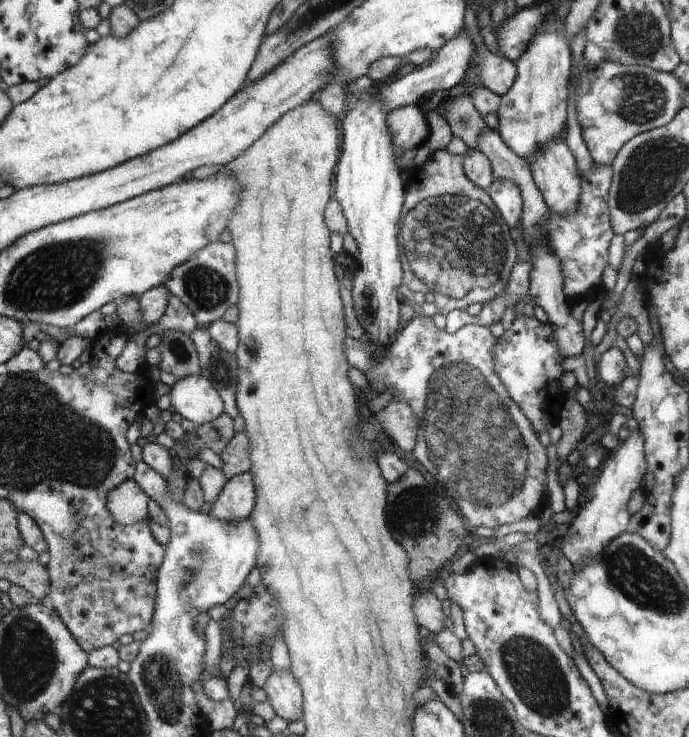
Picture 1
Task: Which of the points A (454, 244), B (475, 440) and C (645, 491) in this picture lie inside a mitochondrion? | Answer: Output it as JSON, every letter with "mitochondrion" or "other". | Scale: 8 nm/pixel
{"A":"mitochondrion","B":"mitochondrion","C":"other"}

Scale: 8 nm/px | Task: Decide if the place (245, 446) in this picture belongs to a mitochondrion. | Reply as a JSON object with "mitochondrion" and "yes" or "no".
{"mitochondrion":"no"}

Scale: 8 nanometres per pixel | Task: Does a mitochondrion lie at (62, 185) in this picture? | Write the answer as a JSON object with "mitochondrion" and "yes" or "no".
{"mitochondrion":"no"}

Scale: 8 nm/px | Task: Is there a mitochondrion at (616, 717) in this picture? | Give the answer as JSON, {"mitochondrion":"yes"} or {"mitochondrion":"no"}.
{"mitochondrion":"no"}

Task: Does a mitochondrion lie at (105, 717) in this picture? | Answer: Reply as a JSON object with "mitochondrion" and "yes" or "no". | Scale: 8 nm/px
{"mitochondrion":"yes"}

